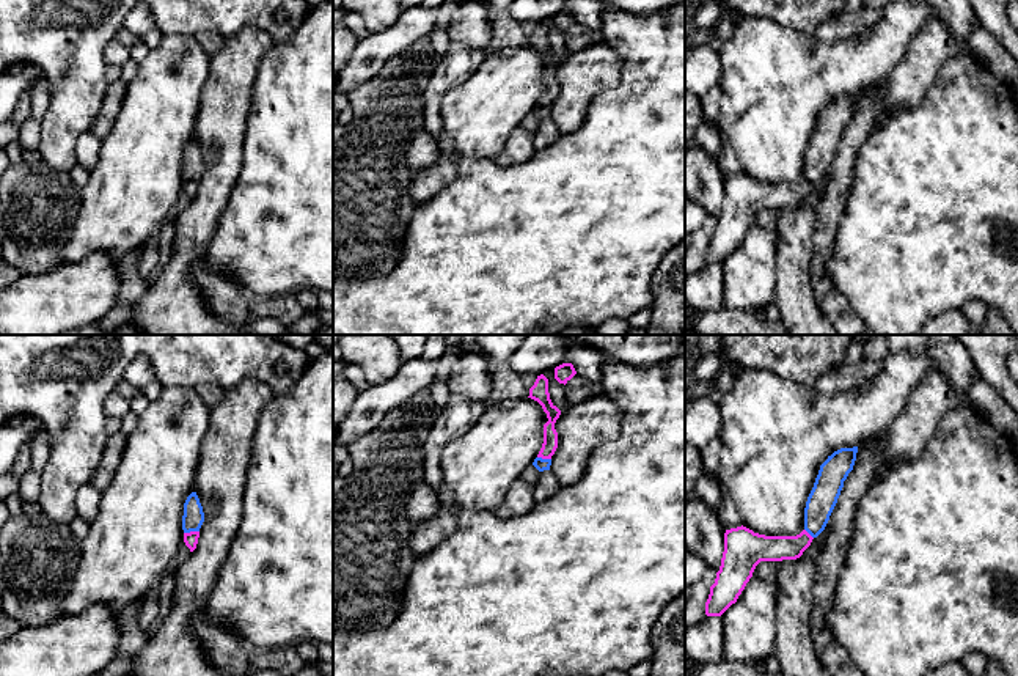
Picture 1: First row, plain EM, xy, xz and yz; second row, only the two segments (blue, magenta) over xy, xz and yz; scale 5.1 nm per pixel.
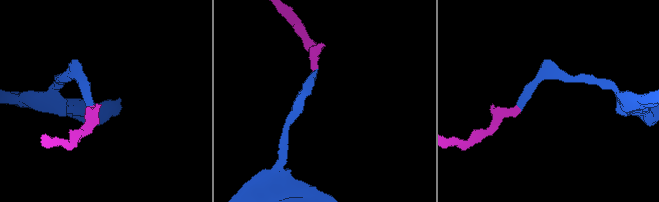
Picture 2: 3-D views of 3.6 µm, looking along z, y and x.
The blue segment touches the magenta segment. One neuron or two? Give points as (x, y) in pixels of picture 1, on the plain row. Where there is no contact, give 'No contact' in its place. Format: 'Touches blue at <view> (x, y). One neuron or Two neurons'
Touches blue at xy (190, 178). One neuron

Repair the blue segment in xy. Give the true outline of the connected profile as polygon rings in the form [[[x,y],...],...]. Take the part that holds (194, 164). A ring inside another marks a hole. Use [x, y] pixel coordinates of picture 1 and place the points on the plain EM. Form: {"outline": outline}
{"outline": [[[192,140],[184,151],[182,178],[184,190],[193,200],[198,192],[200,176],[204,170],[203,154],[196,140]]]}

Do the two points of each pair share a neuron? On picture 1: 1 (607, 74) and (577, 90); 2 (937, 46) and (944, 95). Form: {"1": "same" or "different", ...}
{"1": "same", "2": "different"}

